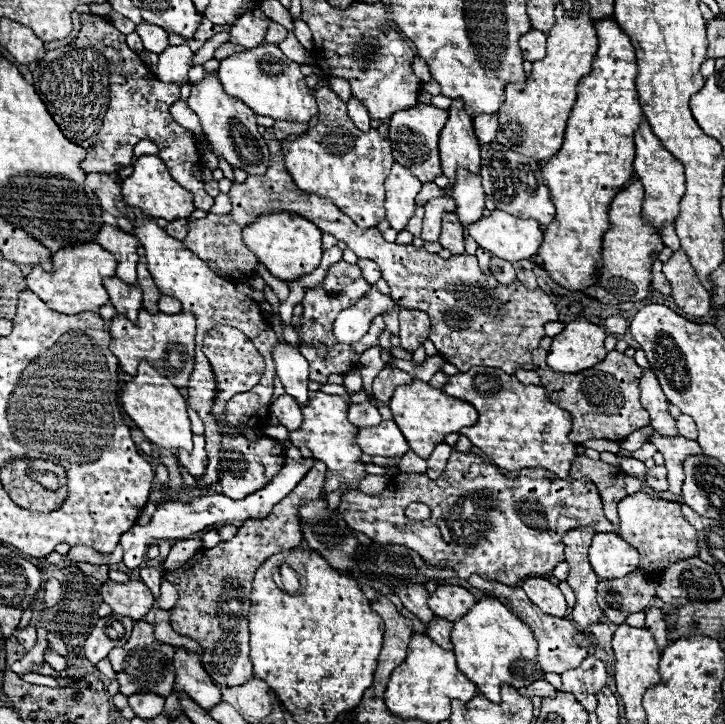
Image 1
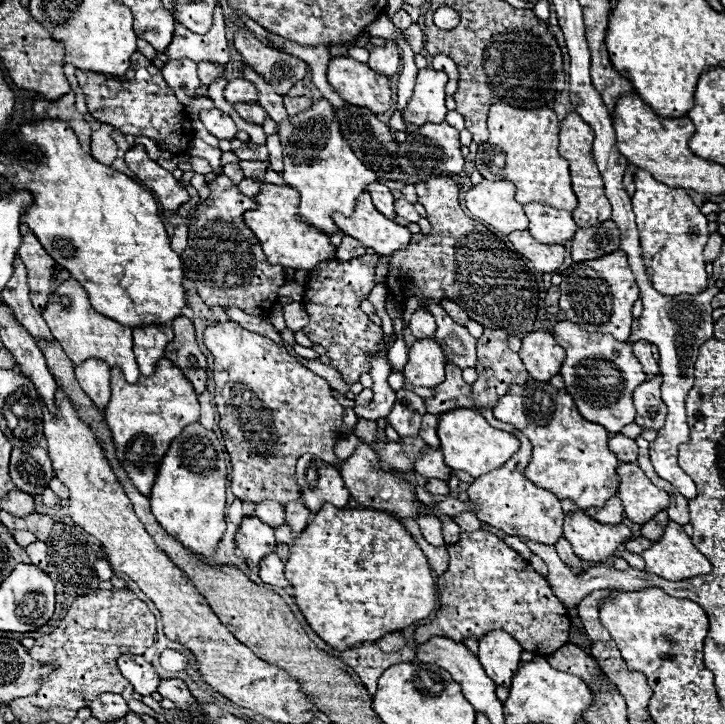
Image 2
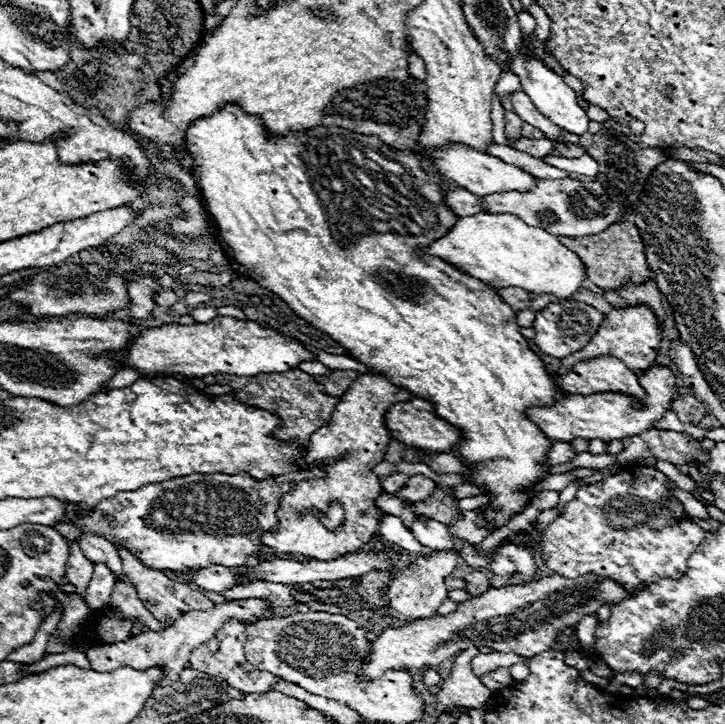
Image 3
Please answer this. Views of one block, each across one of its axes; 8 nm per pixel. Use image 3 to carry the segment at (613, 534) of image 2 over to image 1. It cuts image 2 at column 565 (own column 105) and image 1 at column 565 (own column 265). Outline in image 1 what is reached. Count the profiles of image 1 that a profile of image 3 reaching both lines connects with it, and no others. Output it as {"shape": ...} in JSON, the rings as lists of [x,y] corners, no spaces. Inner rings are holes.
{"shape":[[[452,452],[450,460],[448,460],[448,466],[444,470],[444,474],[438,478],[438,480],[430,480],[426,474],[396,474],[388,480],[388,486],[386,490],[380,494],[380,496],[368,496],[360,490],[352,490],[348,492],[342,502],[340,502],[340,512],[344,516],[344,520],[348,522],[348,526],[352,530],[358,530],[362,534],[366,534],[368,538],[372,538],[374,542],[380,542],[380,544],[400,544],[400,546],[406,546],[414,552],[418,552],[426,564],[430,566],[440,566],[440,568],[454,568],[456,570],[456,576],[458,578],[470,578],[472,574],[478,574],[486,580],[498,580],[502,584],[508,584],[508,586],[518,586],[526,576],[542,576],[542,574],[548,574],[554,570],[556,564],[564,561],[564,544],[562,544],[562,536],[572,530],[572,528],[580,528],[580,526],[592,526],[596,532],[614,532],[614,526],[611,522],[608,522],[604,518],[604,510],[602,510],[602,498],[594,486],[594,482],[590,478],[580,478],[580,480],[562,480],[558,478],[556,474],[548,472],[548,470],[520,470],[520,476],[518,478],[506,478],[498,472],[498,468],[494,464],[488,464],[484,462],[484,458],[472,454],[472,452]],[[410,502],[424,502],[432,508],[432,516],[430,520],[424,520],[424,522],[416,522],[416,520],[408,520],[404,516],[404,510]]]}

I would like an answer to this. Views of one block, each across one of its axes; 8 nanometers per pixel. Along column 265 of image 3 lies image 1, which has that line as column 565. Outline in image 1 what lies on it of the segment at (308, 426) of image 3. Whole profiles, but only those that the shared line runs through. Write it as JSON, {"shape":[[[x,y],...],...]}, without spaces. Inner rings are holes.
{"shape":[[[538,348],[532,354],[532,364],[552,402],[572,414],[572,432],[568,434],[572,442],[582,444],[592,438],[620,442],[634,430],[650,424],[650,416],[642,408],[638,398],[638,380],[642,368],[634,362],[634,358],[612,350],[600,364],[588,370],[582,370],[578,374],[560,374],[550,370],[550,366],[546,364],[546,350]]]}

